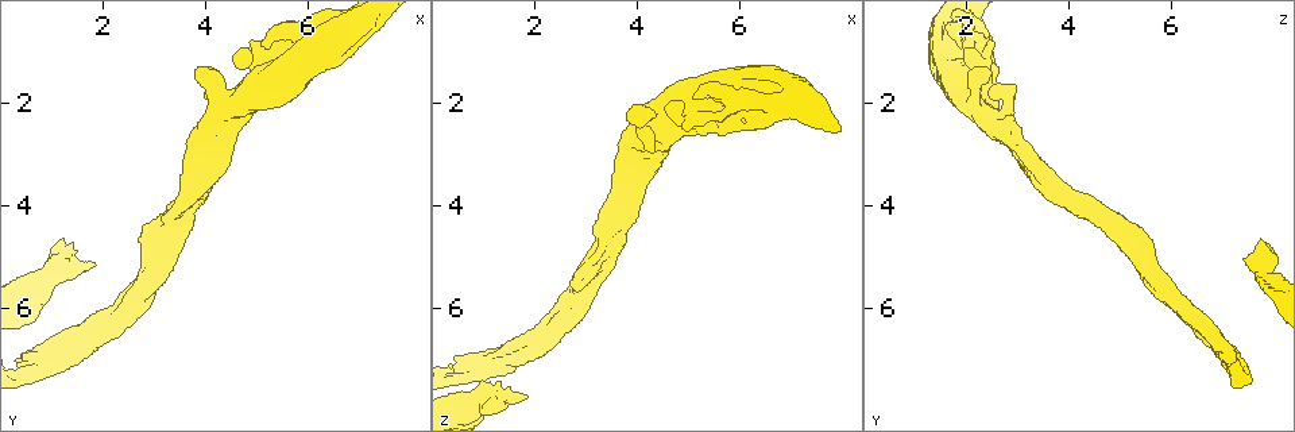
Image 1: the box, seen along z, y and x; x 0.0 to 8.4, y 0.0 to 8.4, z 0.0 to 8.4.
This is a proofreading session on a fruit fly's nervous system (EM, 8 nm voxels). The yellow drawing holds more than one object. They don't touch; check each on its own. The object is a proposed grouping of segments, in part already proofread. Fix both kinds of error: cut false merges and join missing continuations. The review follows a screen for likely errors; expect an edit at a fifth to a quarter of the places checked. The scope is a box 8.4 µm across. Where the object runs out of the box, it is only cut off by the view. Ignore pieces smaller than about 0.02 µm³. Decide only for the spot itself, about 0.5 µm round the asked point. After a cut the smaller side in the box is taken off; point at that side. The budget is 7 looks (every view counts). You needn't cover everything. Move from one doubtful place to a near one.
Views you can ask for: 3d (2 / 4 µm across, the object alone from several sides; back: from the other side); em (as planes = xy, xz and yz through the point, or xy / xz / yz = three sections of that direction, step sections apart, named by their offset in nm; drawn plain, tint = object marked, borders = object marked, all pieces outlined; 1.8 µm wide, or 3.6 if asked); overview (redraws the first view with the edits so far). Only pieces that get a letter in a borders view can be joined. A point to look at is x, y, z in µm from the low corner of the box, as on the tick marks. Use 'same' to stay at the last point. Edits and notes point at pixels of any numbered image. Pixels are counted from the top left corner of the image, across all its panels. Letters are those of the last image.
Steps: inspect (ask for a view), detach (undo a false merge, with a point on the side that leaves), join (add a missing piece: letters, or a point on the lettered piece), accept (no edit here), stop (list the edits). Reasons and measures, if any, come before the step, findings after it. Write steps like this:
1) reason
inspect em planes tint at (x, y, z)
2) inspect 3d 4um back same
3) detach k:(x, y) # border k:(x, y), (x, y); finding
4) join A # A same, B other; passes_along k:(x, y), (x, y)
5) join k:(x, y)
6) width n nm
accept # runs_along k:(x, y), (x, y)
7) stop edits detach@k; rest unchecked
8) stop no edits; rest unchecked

abrupt turn
inspect 3d 4um at (6.00, 0.90, 2.05)

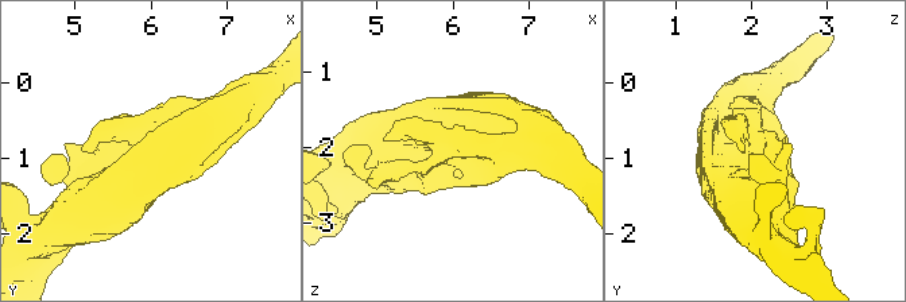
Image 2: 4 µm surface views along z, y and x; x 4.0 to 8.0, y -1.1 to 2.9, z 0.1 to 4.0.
inspect em 3.6um yz step 16 borders at (6.00, 0.90, 2.05)

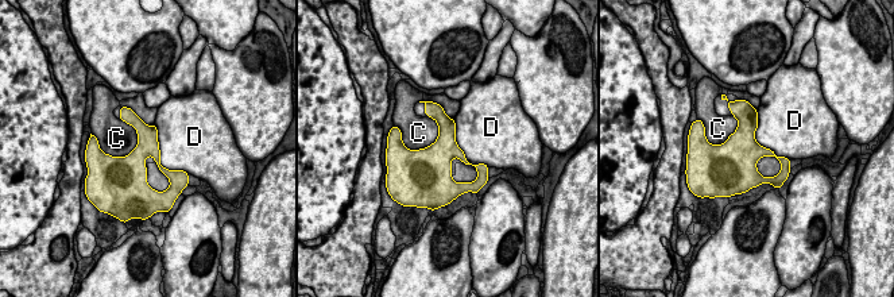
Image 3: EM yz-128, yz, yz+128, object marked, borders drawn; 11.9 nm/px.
cut it another way
inspect em 3.6um planes borders same

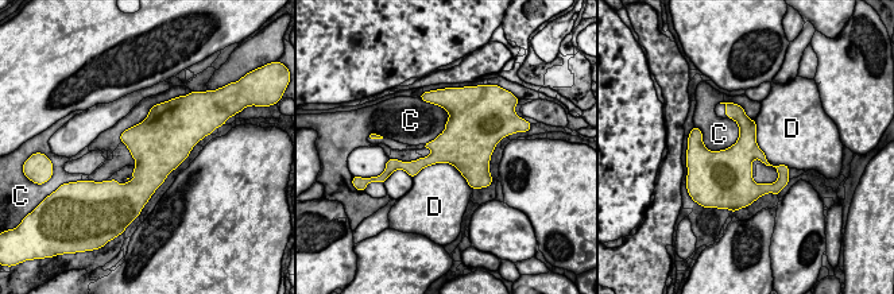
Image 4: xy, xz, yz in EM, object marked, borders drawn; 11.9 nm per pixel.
width 340 nm
accept # C other, D other; border 4:(411, 177), (451, 163), (472, 189); all the same cell

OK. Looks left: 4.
sharp bend
inspect 3d 2um at (0.85, 7.00, 7.20)

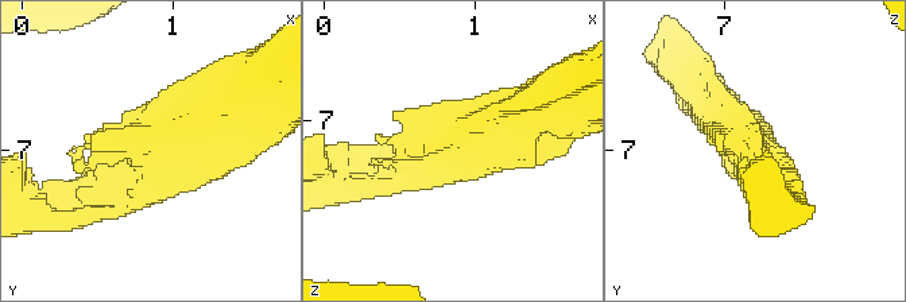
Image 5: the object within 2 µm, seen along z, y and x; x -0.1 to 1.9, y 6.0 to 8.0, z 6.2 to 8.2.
inspect em xy step 8 tint at (0.88, 7.04, 7.20)

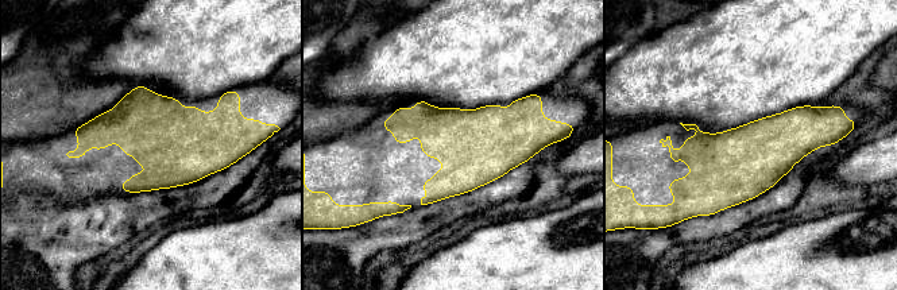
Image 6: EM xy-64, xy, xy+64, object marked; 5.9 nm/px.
inspect em planes borders same

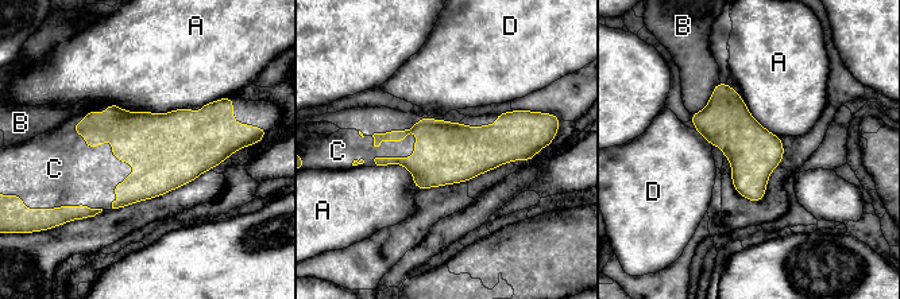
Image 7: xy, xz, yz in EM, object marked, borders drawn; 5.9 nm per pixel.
join C # A other, B other, C same, D other; passes_along 7:(153, 143), (112, 152), (77, 174); it goes on there

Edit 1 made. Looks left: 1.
an open end
inspect em planes borders at (1.85, 5.20, 7.75)

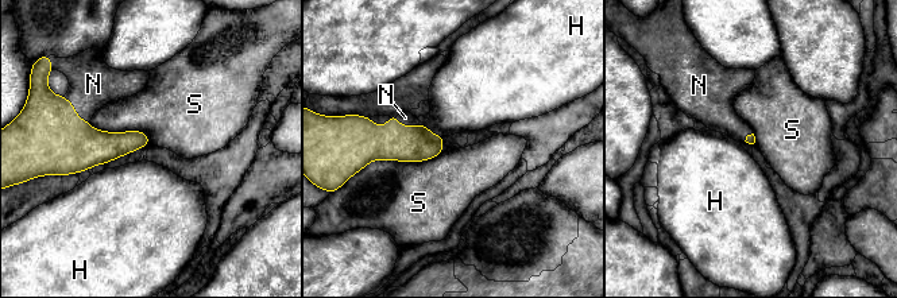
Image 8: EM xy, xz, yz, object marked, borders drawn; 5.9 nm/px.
join N # H other, N same, S other; passes_along 8:(405, 143), (408, 126), (405, 117); the cell continues

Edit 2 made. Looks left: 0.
stop edits join@7, join@8; rest unchecked

